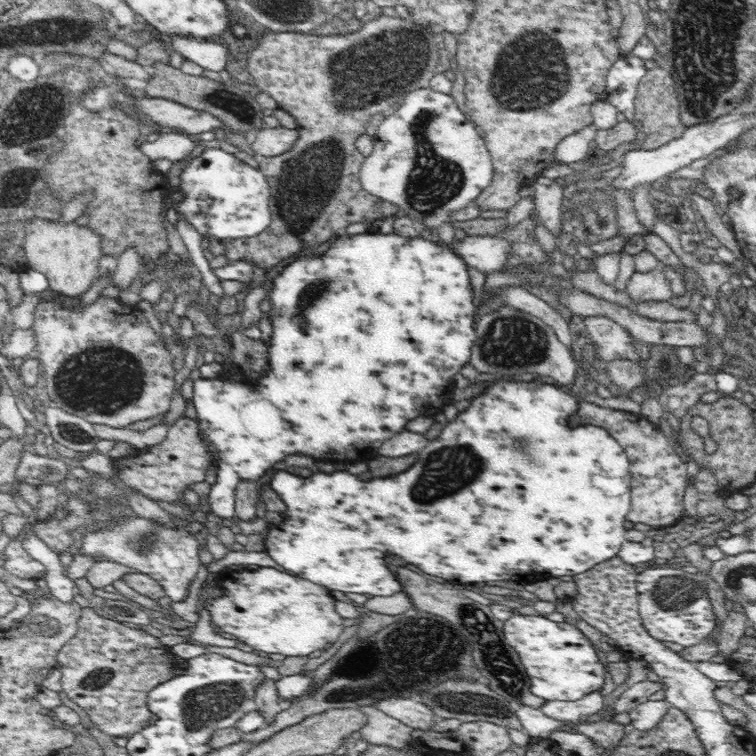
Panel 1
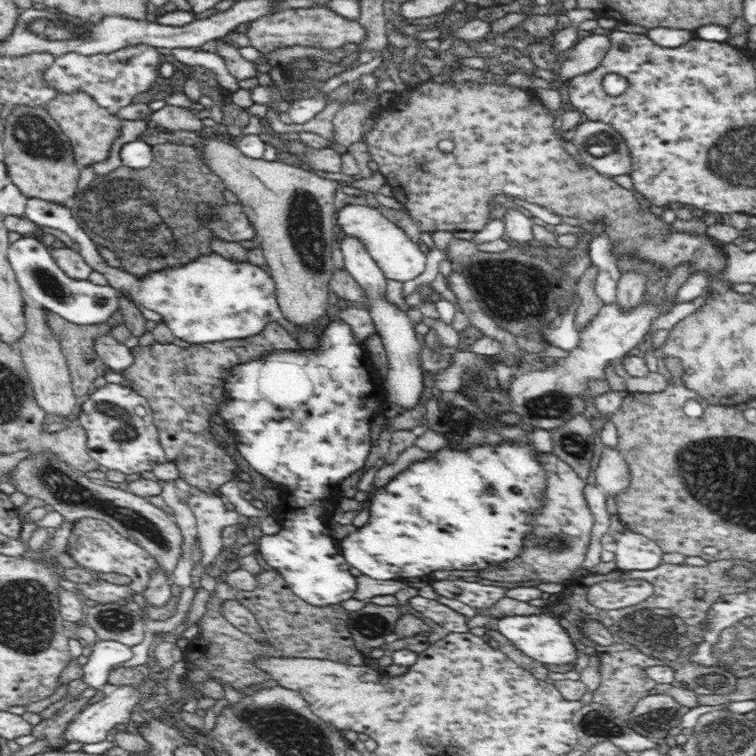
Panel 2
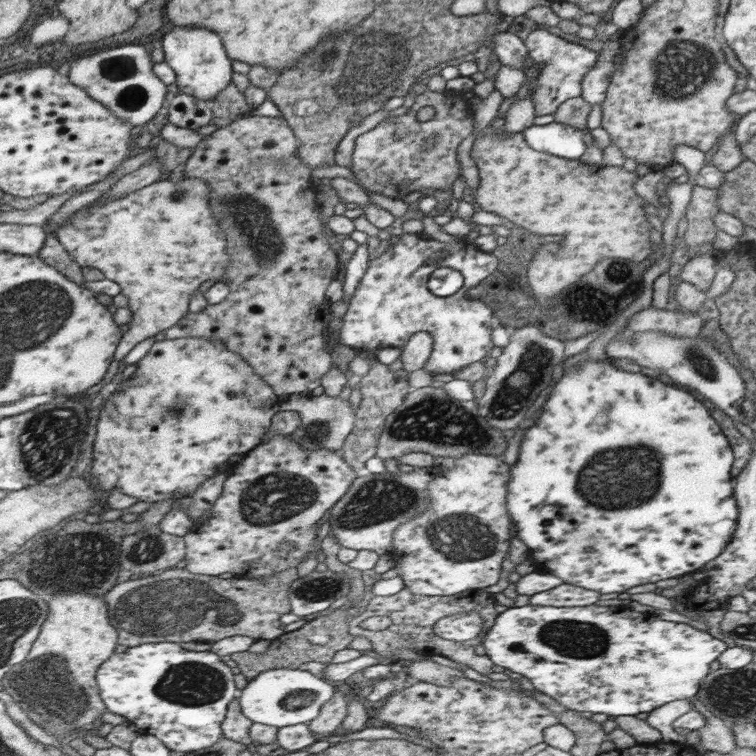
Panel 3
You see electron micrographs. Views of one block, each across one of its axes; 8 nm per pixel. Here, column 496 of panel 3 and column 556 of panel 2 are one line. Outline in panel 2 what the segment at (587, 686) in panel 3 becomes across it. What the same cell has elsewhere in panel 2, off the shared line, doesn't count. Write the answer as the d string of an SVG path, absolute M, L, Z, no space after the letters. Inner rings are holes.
M510 615L494 620L502 633L518 650L542 664L572 664L578 653L574 641L560 625L557 617L550 615Z

